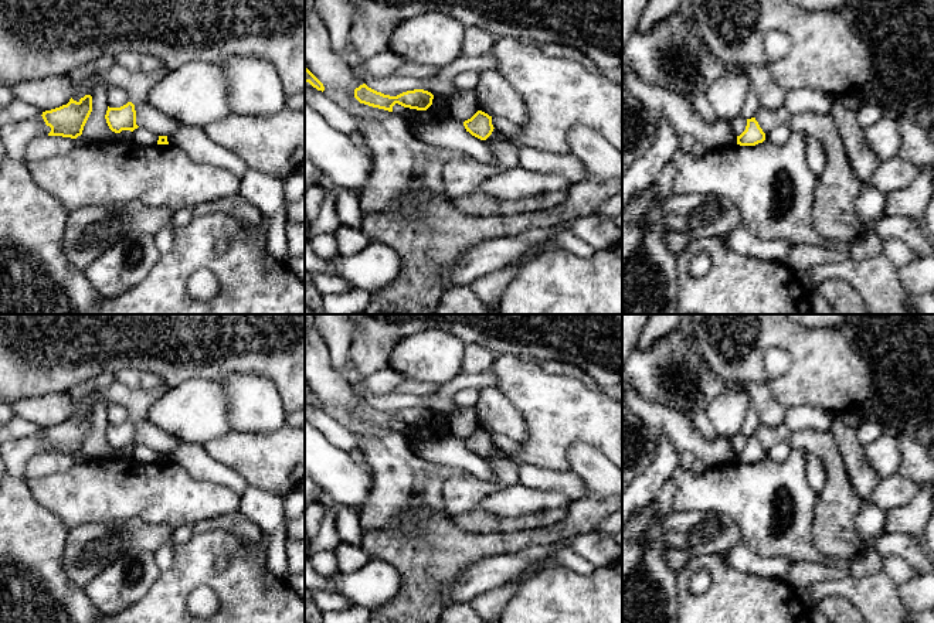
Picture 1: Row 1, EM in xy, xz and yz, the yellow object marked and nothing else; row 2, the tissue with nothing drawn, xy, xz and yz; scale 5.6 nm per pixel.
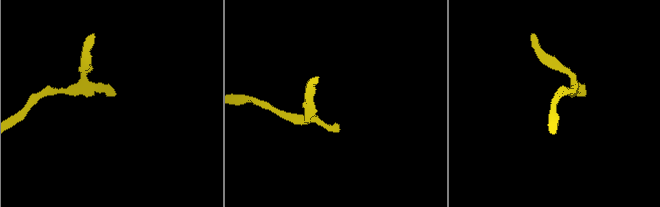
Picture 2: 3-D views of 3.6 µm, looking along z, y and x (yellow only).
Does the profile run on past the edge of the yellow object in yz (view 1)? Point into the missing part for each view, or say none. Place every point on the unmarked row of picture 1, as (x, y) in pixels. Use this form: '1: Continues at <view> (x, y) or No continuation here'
1: No continuation here

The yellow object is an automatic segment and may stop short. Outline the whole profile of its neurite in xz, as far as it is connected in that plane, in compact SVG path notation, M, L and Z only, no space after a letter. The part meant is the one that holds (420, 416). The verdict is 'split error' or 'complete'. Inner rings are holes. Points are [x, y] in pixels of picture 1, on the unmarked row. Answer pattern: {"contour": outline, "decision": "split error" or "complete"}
{"contour": "M363 401L354 406L354 415L360 421L393 429L395 421L410 426L427 428L432 422L434 412L424 406L414 406L390 413Z", "decision": "complete"}

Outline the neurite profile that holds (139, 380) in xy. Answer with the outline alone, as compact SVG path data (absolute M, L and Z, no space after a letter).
M135 368L118 371L115 381L137 391L164 389L164 381L157 374Z

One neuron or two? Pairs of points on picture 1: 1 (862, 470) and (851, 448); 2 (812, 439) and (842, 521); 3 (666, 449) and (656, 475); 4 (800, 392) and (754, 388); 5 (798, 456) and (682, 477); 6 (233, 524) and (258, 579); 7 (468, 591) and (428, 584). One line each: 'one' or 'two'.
1: one
2: one
3: one
4: two
5: one
6: two
7: two

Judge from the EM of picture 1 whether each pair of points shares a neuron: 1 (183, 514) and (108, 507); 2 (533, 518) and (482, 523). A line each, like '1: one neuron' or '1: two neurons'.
1: one neuron
2: one neuron

